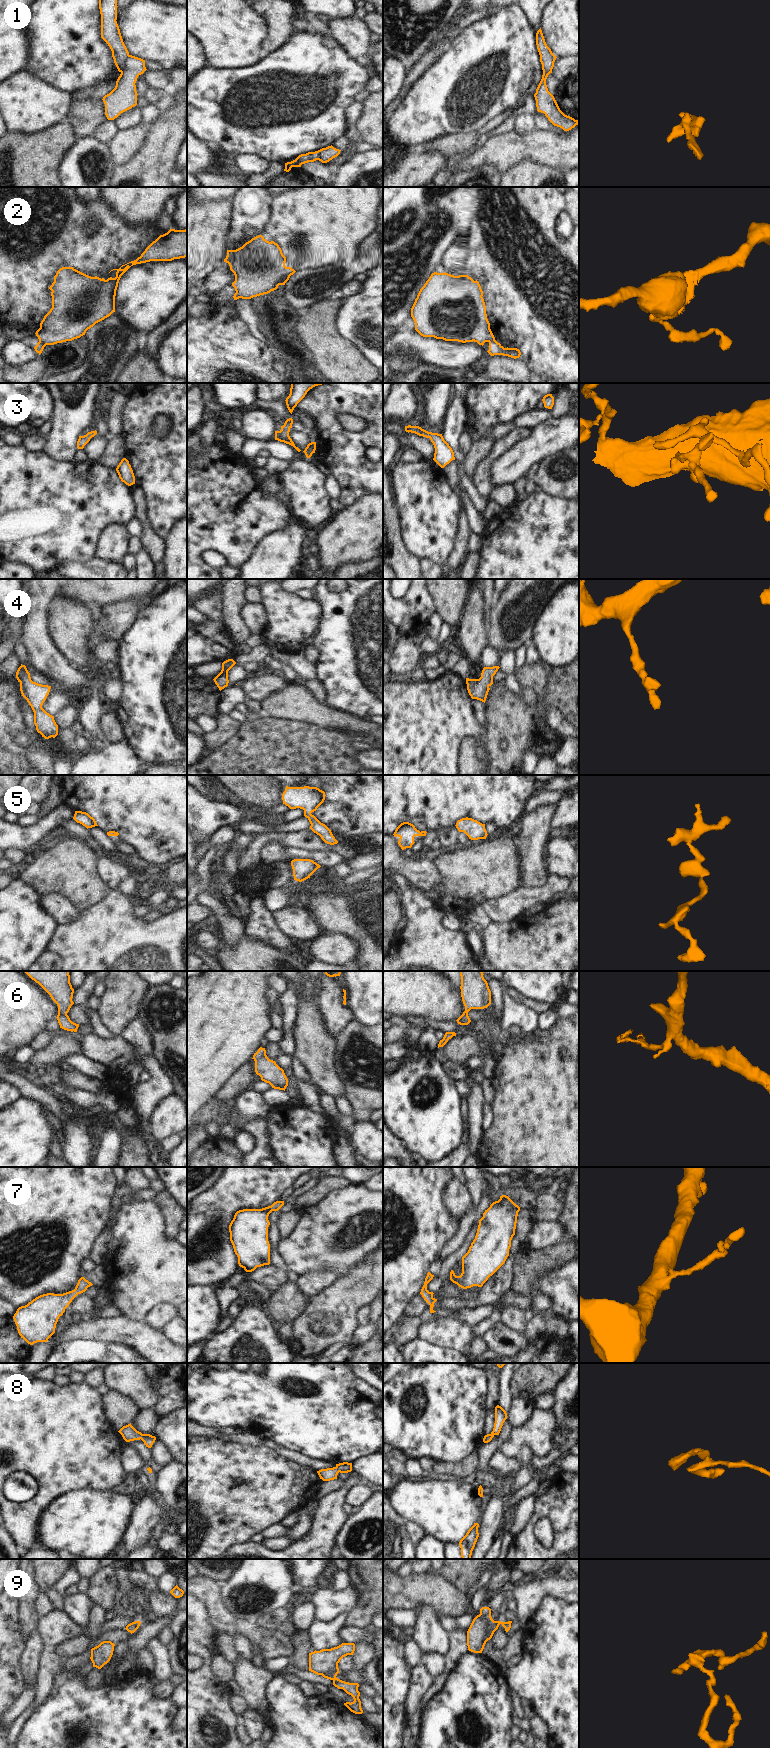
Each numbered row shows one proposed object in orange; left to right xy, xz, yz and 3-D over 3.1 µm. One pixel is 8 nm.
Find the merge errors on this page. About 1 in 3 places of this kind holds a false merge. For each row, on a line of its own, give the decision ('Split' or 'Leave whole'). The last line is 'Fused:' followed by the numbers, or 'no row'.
1: Split
2: Split
3: Leave whole
4: Leave whole
5: Leave whole
6: Leave whole
7: Leave whole
8: Leave whole
9: Leave whole
Fused: 1, 2.

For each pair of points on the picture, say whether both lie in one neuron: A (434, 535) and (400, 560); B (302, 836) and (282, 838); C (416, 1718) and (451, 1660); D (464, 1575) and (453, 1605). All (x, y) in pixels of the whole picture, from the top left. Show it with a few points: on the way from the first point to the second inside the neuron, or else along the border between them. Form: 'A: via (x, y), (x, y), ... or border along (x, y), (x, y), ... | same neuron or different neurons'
A: border along (401, 531), (401, 537), (405, 545), (419, 558) | different neurons
B: via (297, 838), (287, 838) | same neuron
C: via (423, 1704), (444, 1674) | same neuron
D: border along (441, 1573), (465, 1592) | different neurons

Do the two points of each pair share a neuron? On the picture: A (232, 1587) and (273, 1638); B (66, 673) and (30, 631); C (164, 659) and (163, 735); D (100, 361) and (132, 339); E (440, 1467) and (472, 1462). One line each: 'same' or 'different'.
A: different
B: same
C: same
D: same
E: same

